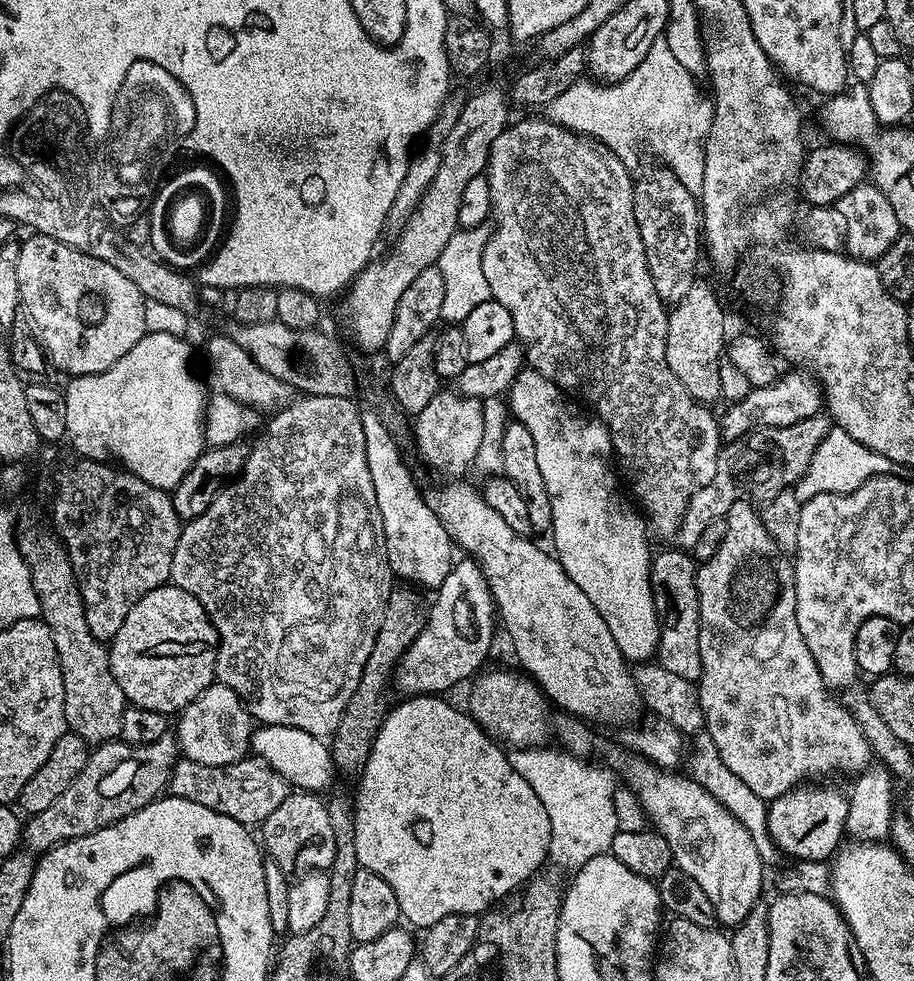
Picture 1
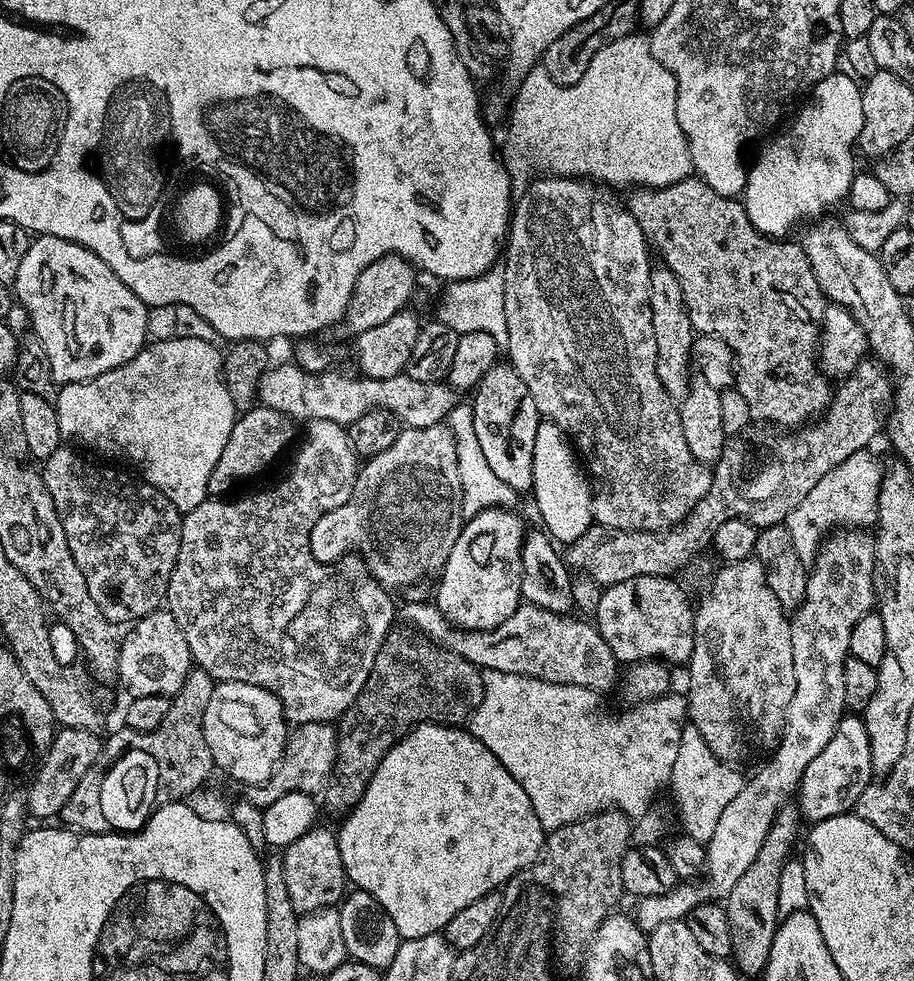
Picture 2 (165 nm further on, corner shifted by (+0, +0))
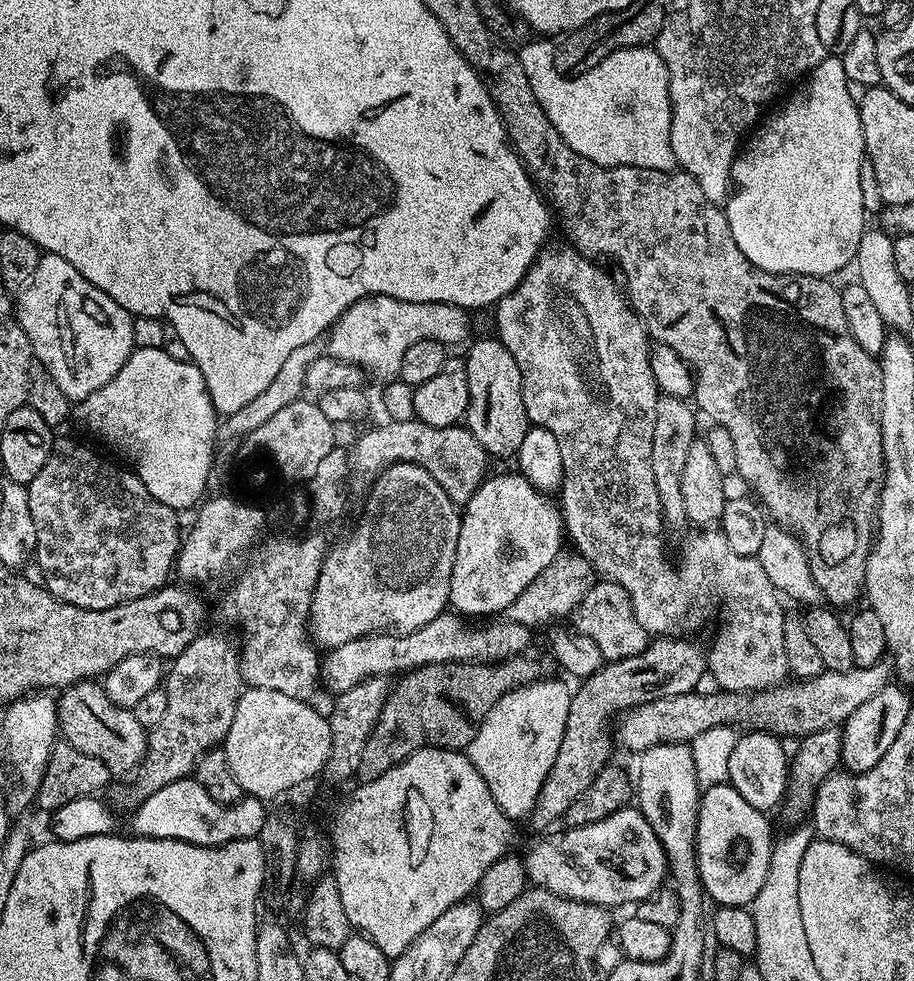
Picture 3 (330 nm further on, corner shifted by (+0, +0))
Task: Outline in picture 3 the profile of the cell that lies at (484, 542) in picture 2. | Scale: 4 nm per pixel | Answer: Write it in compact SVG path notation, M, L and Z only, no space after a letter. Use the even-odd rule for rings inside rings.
M523 474L515 475L489 475L480 489L468 499L468 503L463 505L458 550L454 554L454 570L450 574L448 595L449 605L461 617L492 618L507 613L514 598L518 598L518 594L522 594L522 590L526 590L526 586L530 586L530 582L534 582L534 578L538 578L538 574L542 574L542 570L546 570L546 566L550 566L550 562L561 555L560 543L565 543L566 533L557 501L535 488Z

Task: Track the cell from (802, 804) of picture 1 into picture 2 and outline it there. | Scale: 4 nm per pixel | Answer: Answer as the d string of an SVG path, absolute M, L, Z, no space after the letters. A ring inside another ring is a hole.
M845 714L838 722L838 730L830 742L826 742L826 750L806 766L798 785L798 807L805 821L815 822L841 816L844 812L852 812L858 798L862 798L862 790L873 783L874 773L870 762L870 738L863 719L856 714Z

